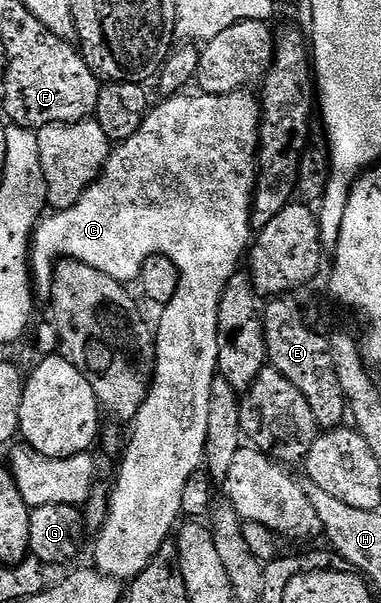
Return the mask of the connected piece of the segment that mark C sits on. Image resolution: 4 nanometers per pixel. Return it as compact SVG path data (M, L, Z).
M229 96L223 100L212 100L208 102L176 102L173 106L165 108L161 114L153 113L145 122L139 132L130 141L123 143L120 150L115 151L114 156L109 157L107 166L104 167L99 179L89 186L77 206L61 209L59 212L52 212L41 221L36 227L36 232L32 237L30 247L30 269L32 281L37 295L51 295L52 284L61 260L71 260L82 264L110 276L114 280L125 284L132 284L139 279L144 272L144 265L152 258L168 258L178 268L180 273L180 292L176 299L166 307L164 314L164 327L155 331L156 339L156 371L152 377L152 385L149 389L146 400L136 419L132 432L132 443L123 451L124 463L120 466L120 476L116 480L116 491L110 494L108 504L108 519L99 531L100 540L96 544L96 566L95 569L105 577L113 581L132 582L135 581L148 566L157 561L160 549L164 546L164 541L173 537L182 515L182 492L186 492L186 484L191 478L197 477L198 471L205 465L204 449L206 448L207 429L209 427L210 398L211 390L218 379L218 310L220 301L224 295L224 290L228 287L228 282L241 269L240 261L245 261L250 250L250 243L253 241L254 227L252 224L252 211L254 209L254 199L256 197L256 179L258 177L258 155L260 152L260 117L262 106L259 101L251 102L245 96Z

